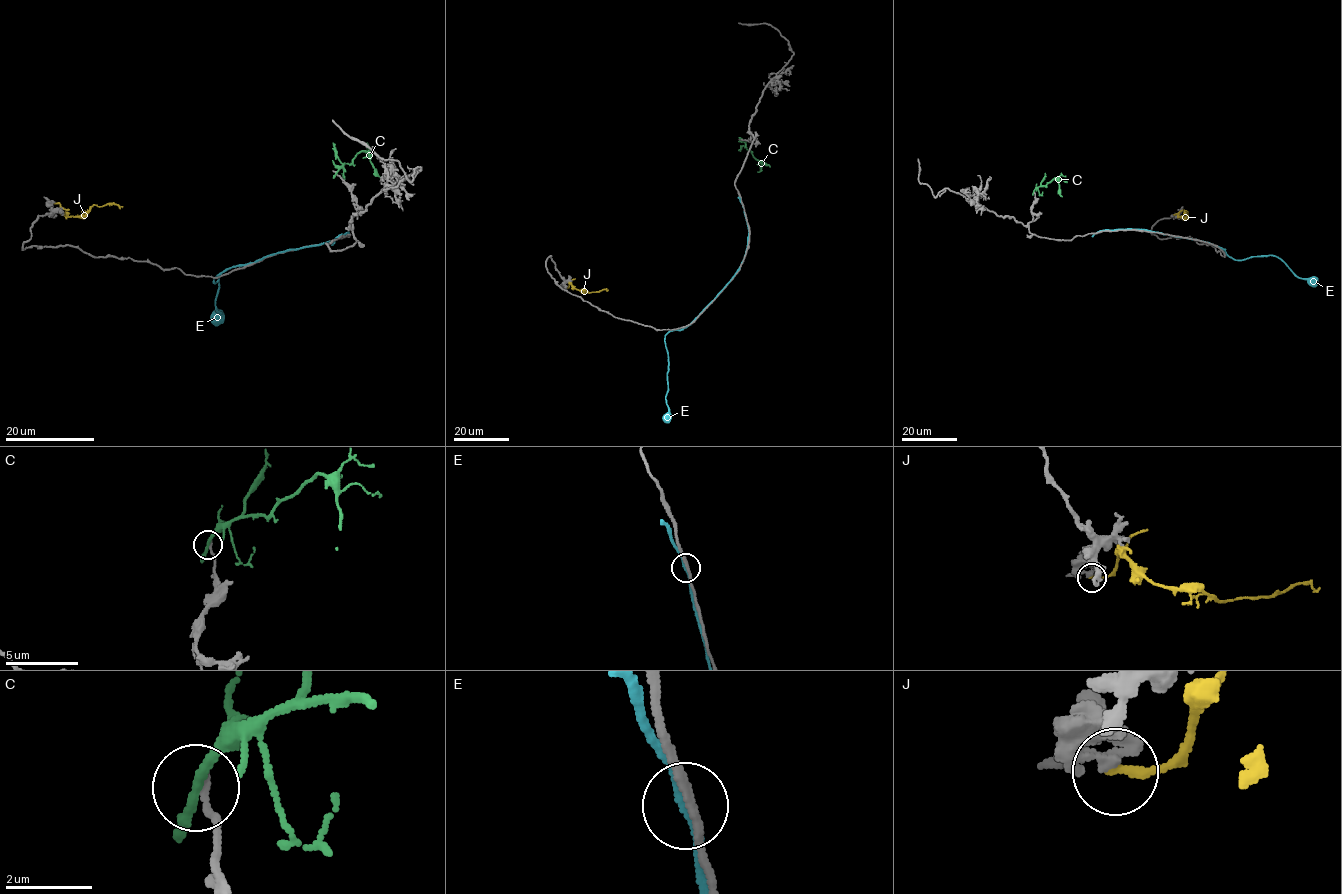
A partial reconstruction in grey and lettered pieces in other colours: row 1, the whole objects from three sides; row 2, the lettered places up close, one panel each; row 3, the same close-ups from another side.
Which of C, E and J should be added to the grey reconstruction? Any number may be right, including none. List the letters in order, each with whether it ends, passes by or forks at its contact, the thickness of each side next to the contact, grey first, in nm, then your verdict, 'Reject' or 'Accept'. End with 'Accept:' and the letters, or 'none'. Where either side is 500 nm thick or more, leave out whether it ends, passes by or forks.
C: It passes by. Thickness 190 nm (grey) against 200 nm. Reject
E: It passes by. Thickness 220 nm (grey) against 200 nm. Reject
J: It ends there. Thickness 320 nm (grey) against 190 nm. Reject
Accept: none

